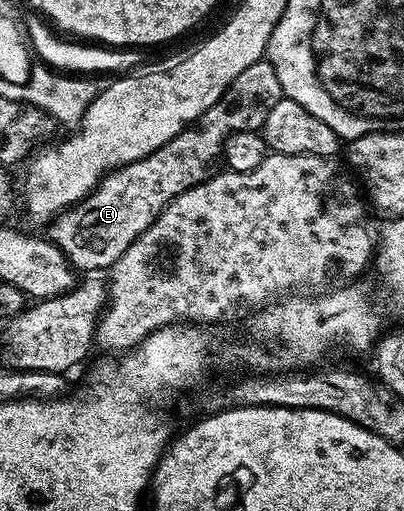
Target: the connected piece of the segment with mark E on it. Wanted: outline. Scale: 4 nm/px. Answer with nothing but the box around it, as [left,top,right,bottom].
[48,58,283,274]

